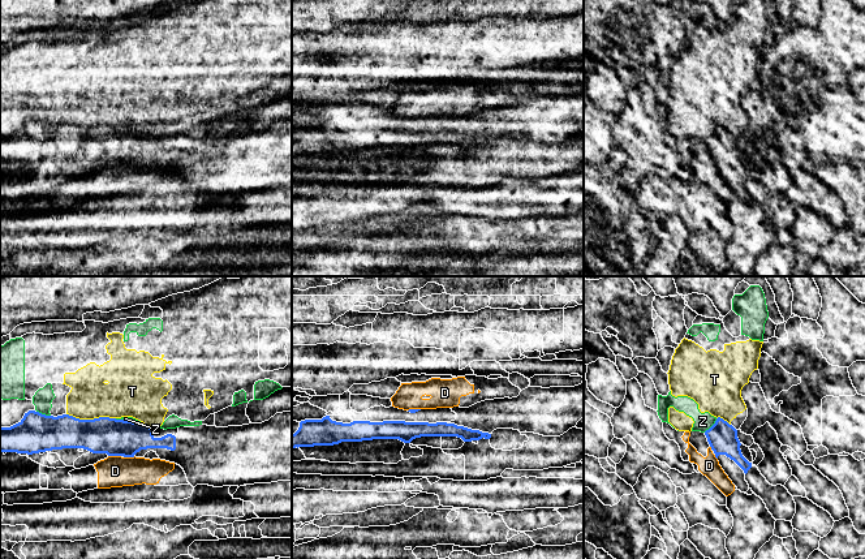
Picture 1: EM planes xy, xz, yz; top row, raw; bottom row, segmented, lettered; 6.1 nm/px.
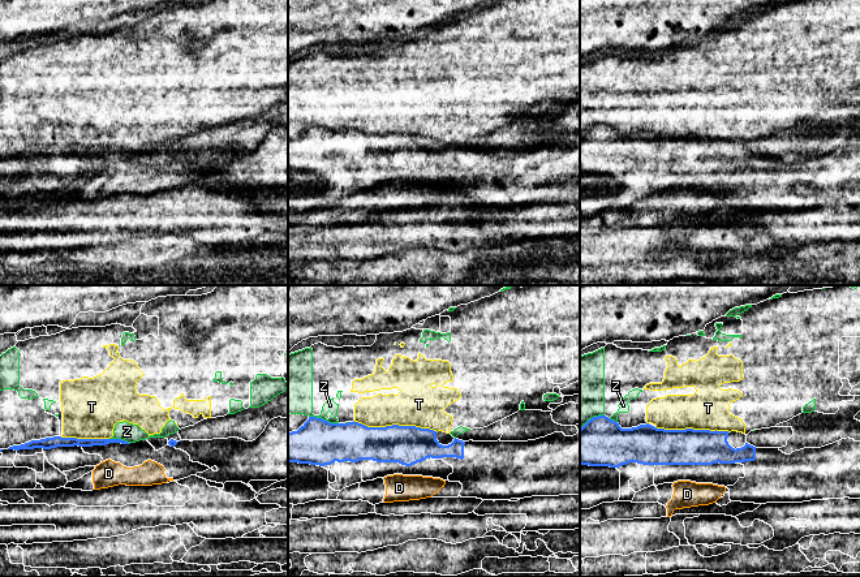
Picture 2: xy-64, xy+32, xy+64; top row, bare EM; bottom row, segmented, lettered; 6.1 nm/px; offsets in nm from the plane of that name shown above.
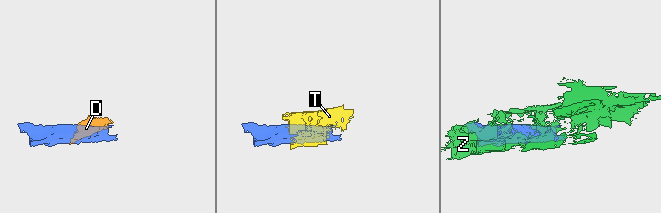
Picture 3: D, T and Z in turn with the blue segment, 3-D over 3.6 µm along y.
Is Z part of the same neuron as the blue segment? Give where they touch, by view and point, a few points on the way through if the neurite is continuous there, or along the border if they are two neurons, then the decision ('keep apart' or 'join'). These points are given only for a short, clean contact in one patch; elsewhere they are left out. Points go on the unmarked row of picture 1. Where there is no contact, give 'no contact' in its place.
meets blue in yz at (711, 134); keep apart

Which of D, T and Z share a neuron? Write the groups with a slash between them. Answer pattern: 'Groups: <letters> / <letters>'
Groups: D / T Z

